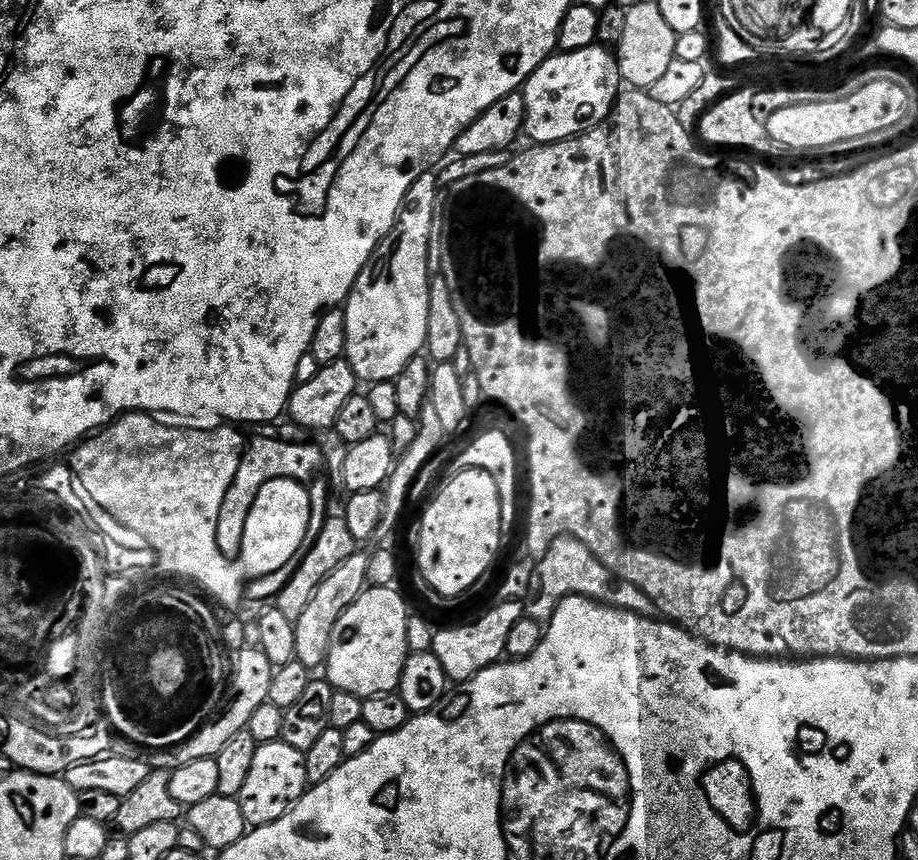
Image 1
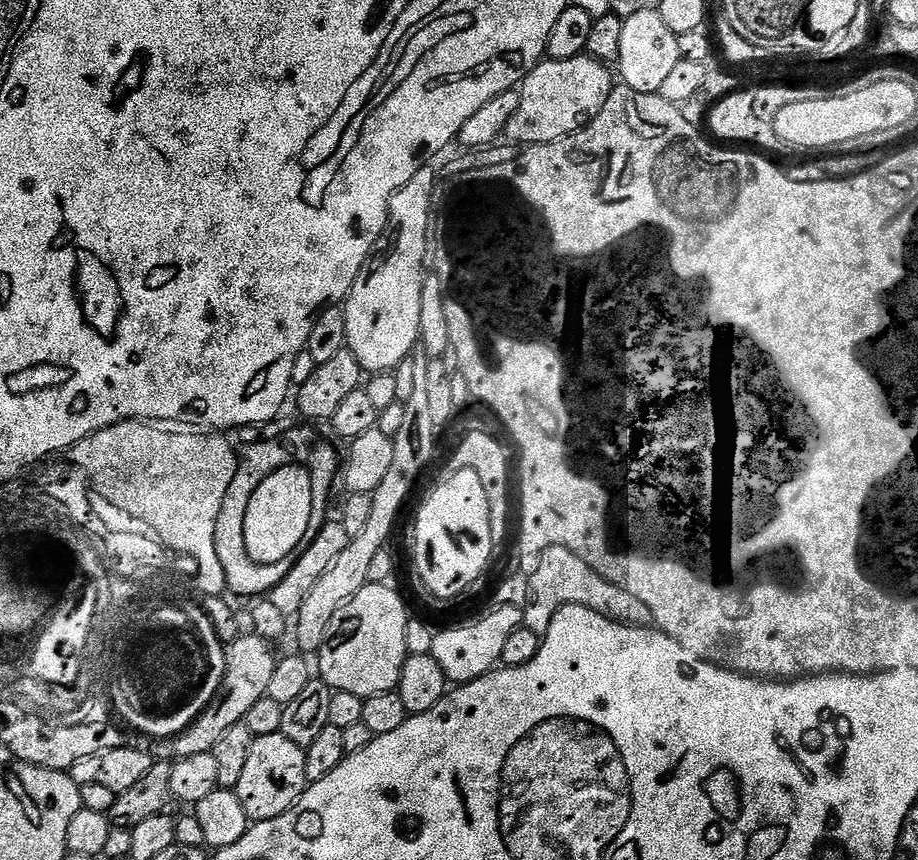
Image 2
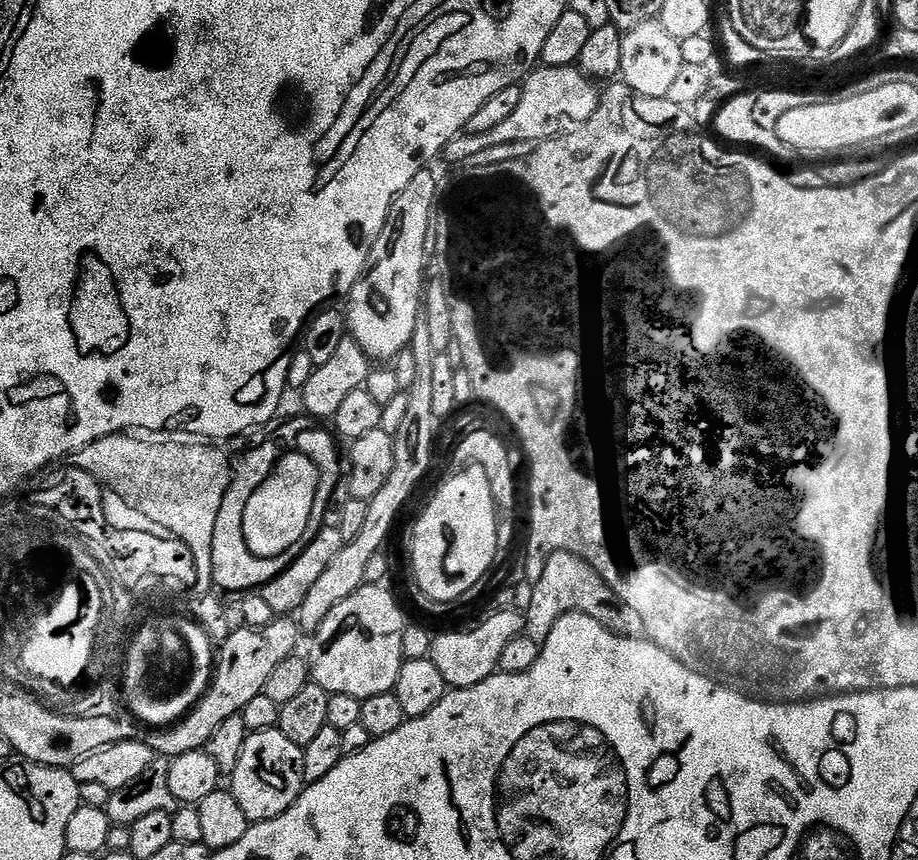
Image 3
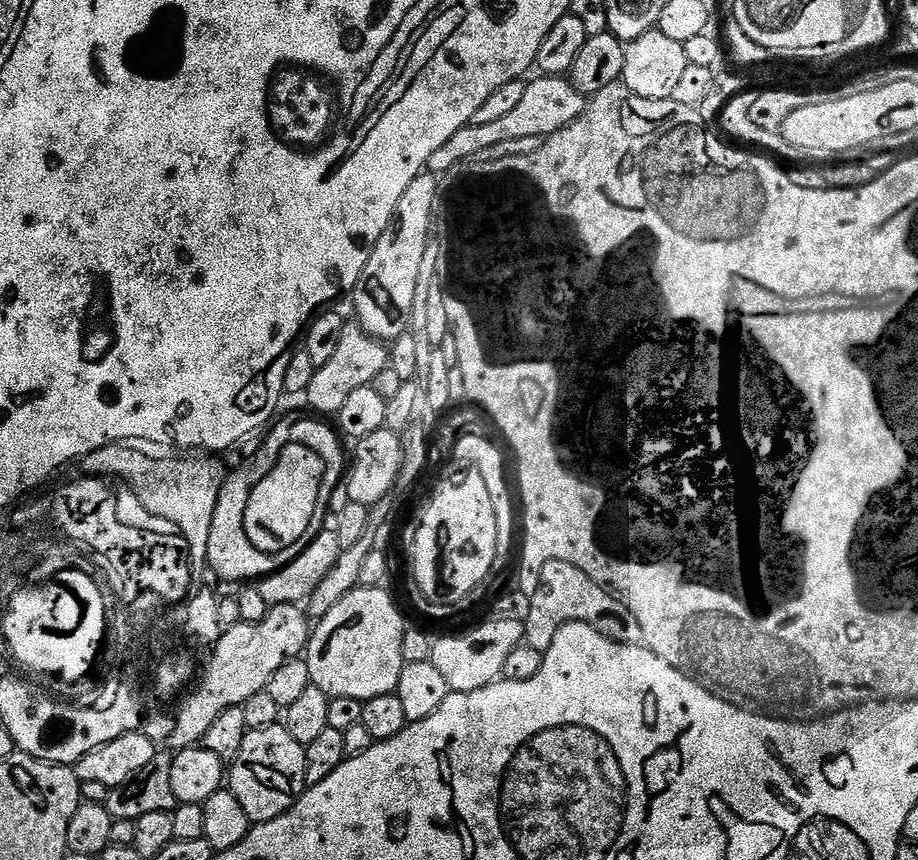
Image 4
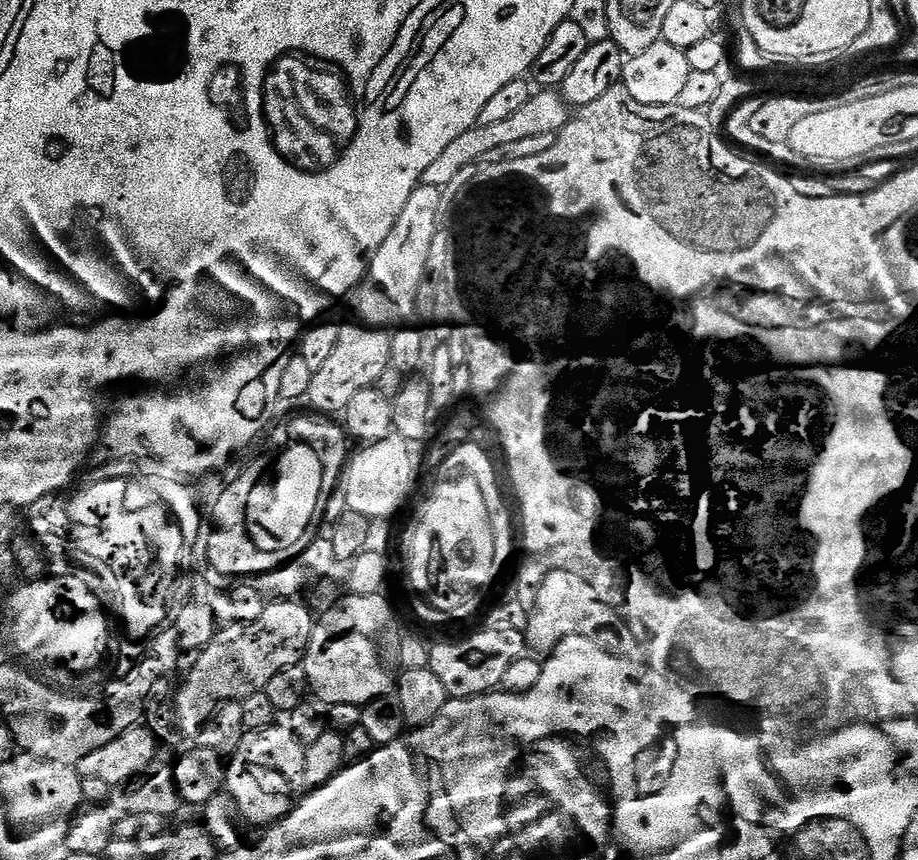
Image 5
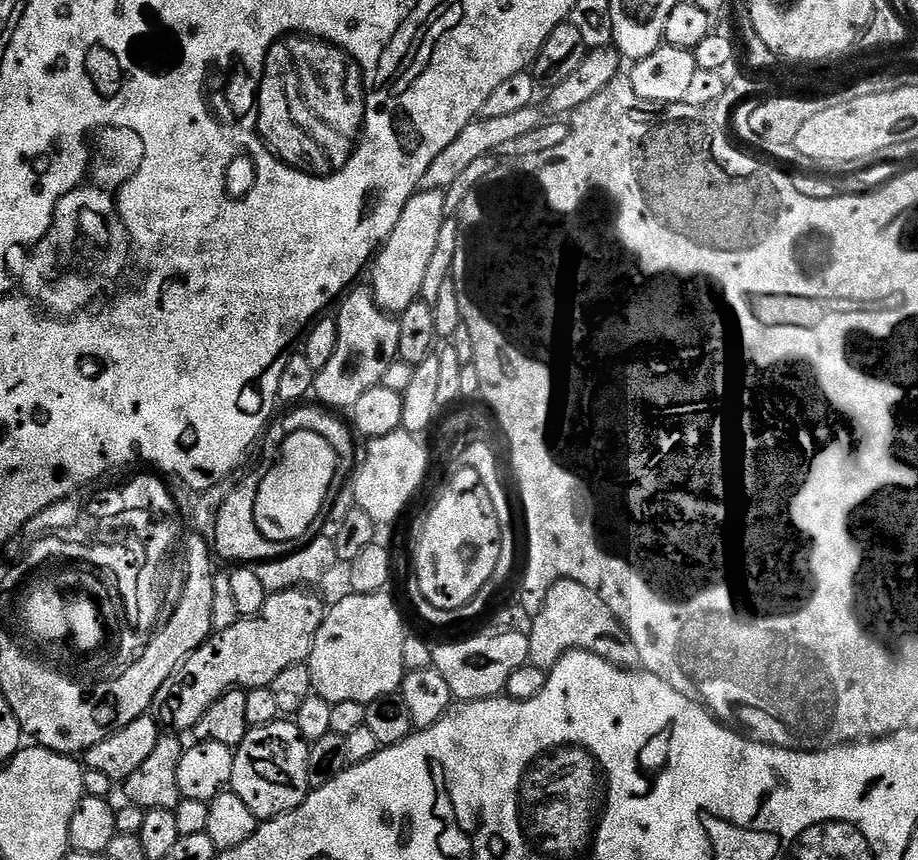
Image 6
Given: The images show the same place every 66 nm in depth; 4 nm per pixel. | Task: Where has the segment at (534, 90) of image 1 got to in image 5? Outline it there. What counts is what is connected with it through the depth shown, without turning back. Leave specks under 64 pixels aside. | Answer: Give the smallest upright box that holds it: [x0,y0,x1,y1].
[423,91,569,189]

